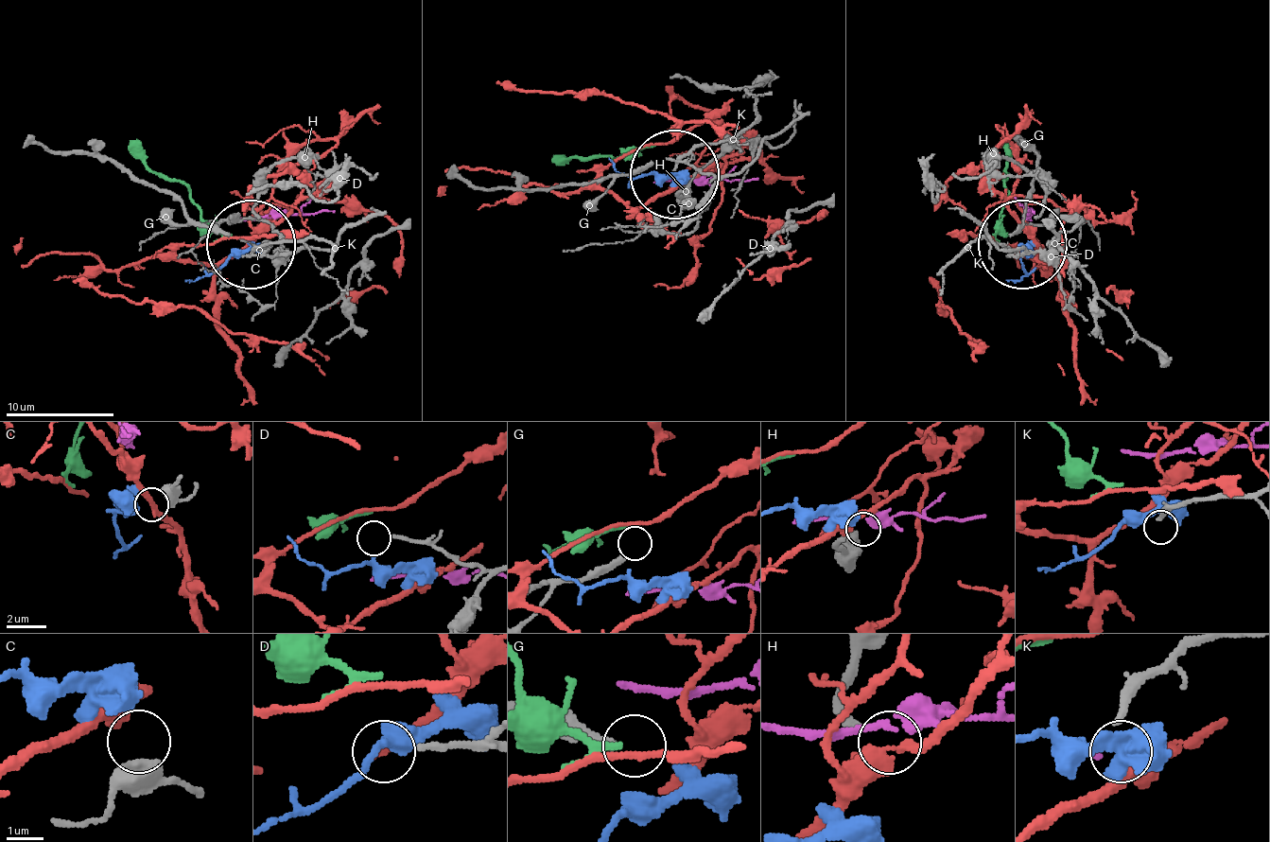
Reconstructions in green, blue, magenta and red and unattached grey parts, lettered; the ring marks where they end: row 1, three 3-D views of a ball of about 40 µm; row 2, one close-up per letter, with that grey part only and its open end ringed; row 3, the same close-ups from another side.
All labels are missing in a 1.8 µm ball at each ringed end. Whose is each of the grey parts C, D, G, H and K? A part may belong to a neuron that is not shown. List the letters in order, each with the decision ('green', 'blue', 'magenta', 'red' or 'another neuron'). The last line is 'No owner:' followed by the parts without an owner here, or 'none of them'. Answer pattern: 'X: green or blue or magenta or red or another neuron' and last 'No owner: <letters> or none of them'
C: another neuron
D: another neuron
G: another neuron
H: another neuron
K: another neuron
No owner: C, D, G, H, K

